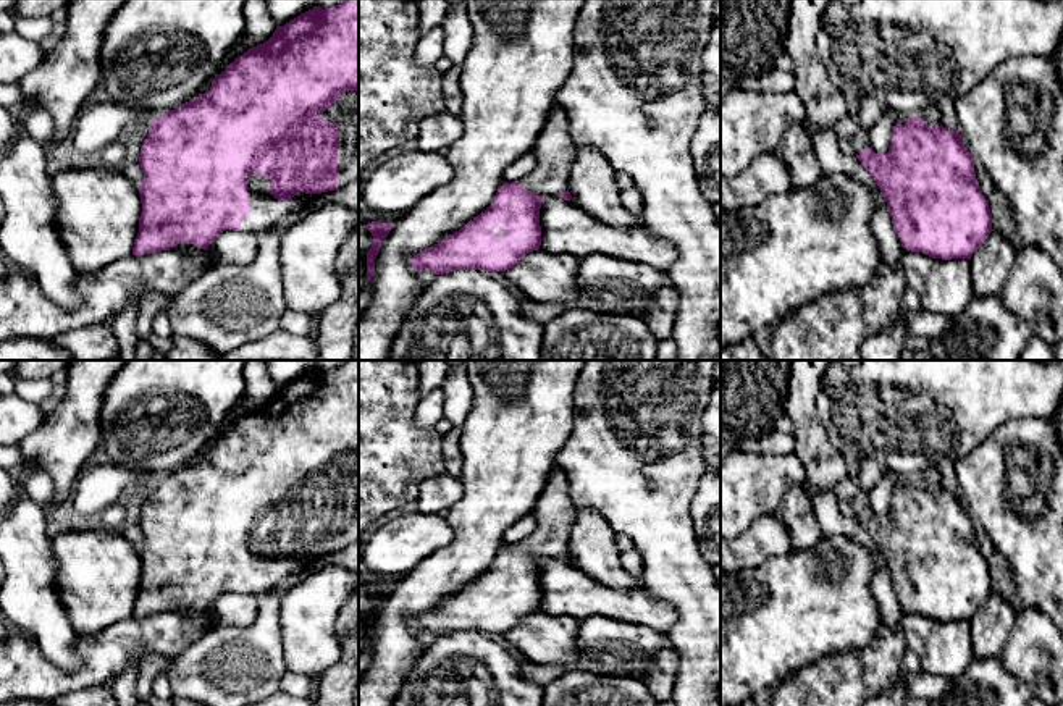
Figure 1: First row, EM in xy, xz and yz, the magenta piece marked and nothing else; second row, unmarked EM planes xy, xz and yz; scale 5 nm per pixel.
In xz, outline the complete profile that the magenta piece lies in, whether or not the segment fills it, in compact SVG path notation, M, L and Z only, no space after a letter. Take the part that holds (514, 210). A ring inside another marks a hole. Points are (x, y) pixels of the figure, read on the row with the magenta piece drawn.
M554 105L551 108L532 152L536 157L536 165L520 181L502 183L493 204L485 212L446 239L417 254L410 258L410 267L415 271L430 270L435 275L470 268L506 271L519 263L523 255L538 250L541 246L541 199L546 195L557 195L572 200L569 179L575 160L575 144L569 134L567 115L562 107Z

